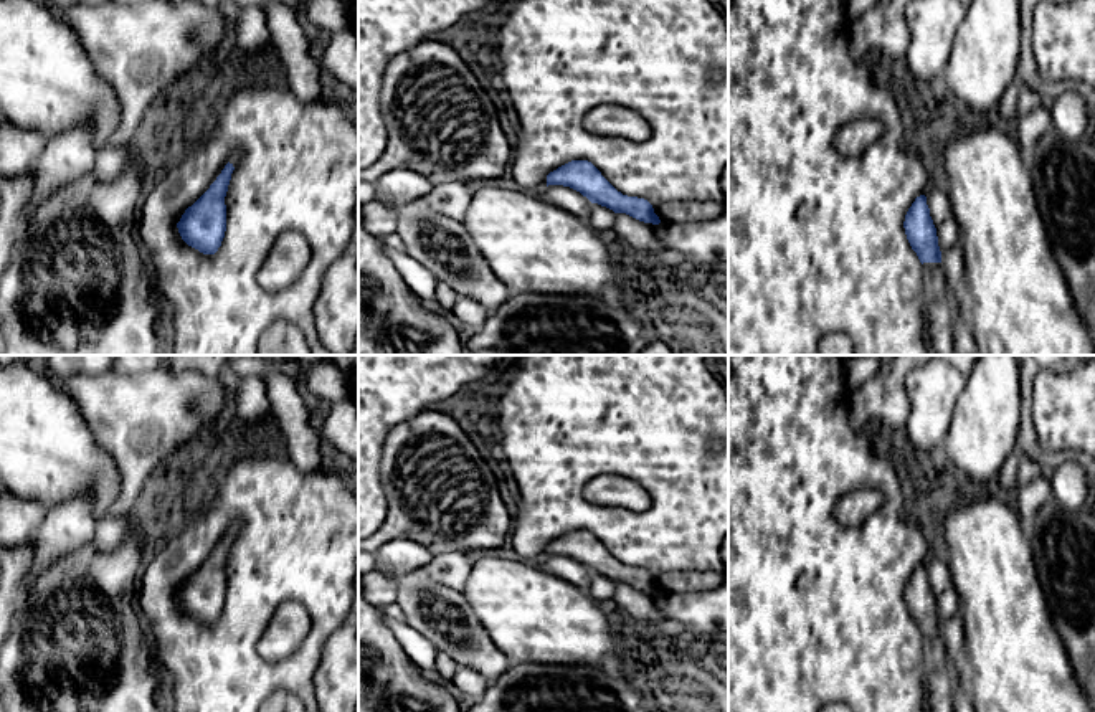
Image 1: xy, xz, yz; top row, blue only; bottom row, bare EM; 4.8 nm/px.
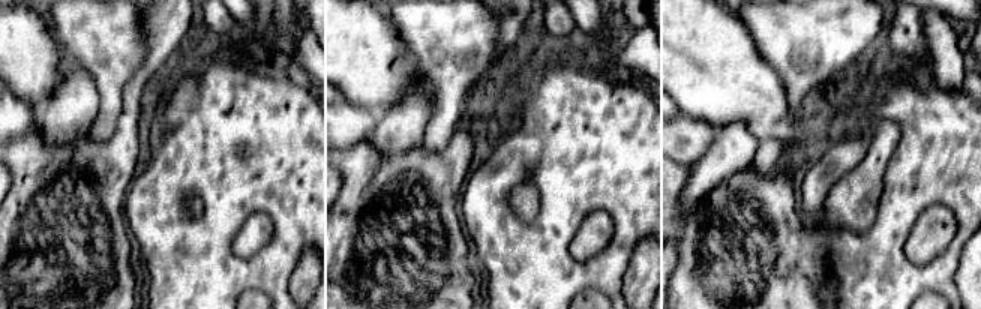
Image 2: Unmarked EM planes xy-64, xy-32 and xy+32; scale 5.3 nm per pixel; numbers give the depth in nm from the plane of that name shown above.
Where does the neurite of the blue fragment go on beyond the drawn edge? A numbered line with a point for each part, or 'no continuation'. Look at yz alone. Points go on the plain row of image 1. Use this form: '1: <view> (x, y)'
1: yz (938, 678)

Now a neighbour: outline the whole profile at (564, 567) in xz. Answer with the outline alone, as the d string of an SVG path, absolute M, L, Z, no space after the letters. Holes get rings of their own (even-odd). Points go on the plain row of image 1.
M548 555L538 563L545 572L570 581L583 591L590 586L591 572L570 557Z

